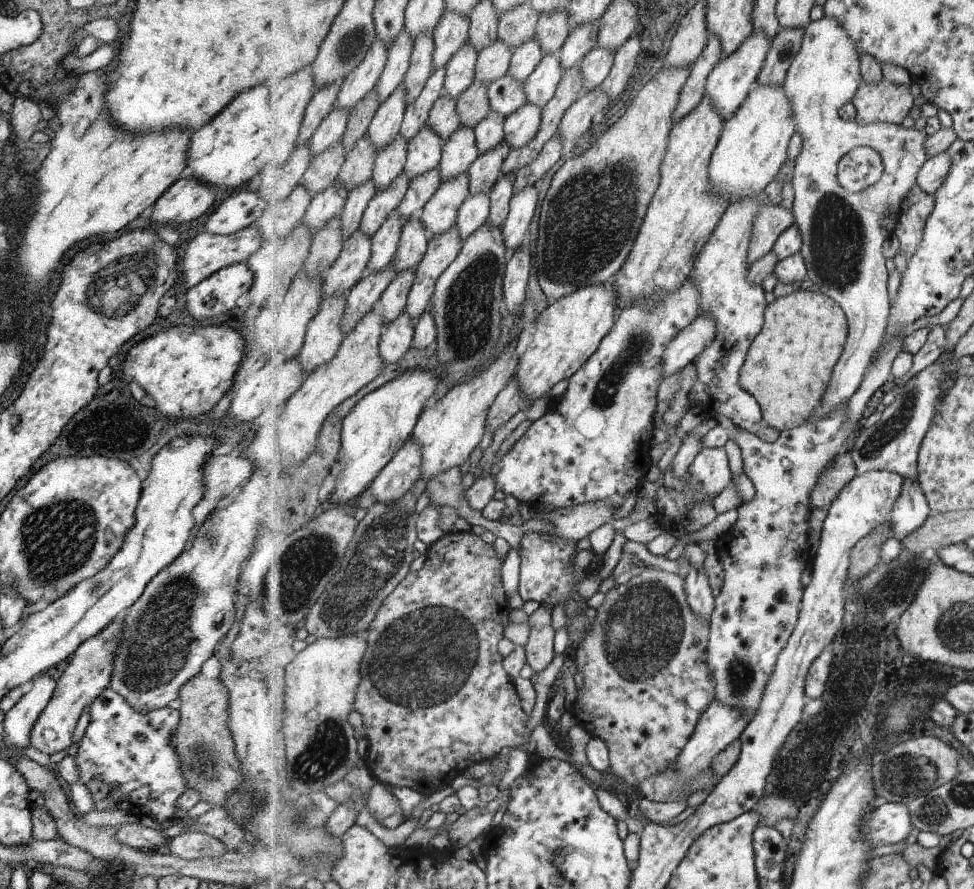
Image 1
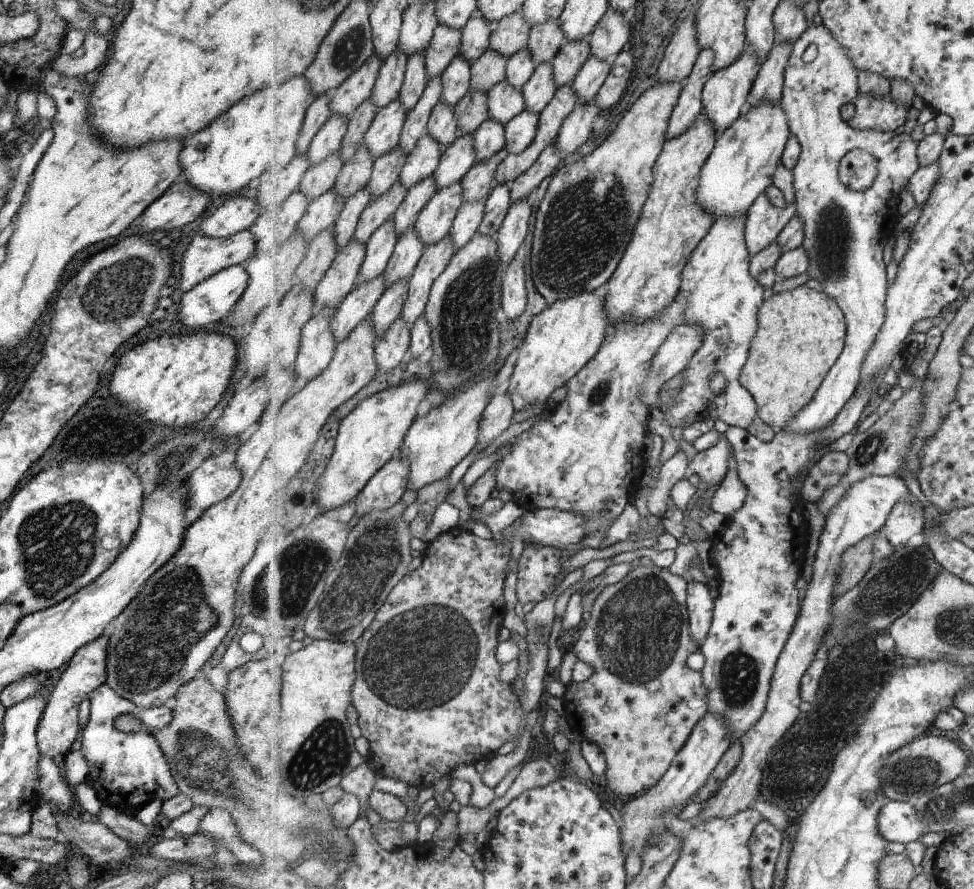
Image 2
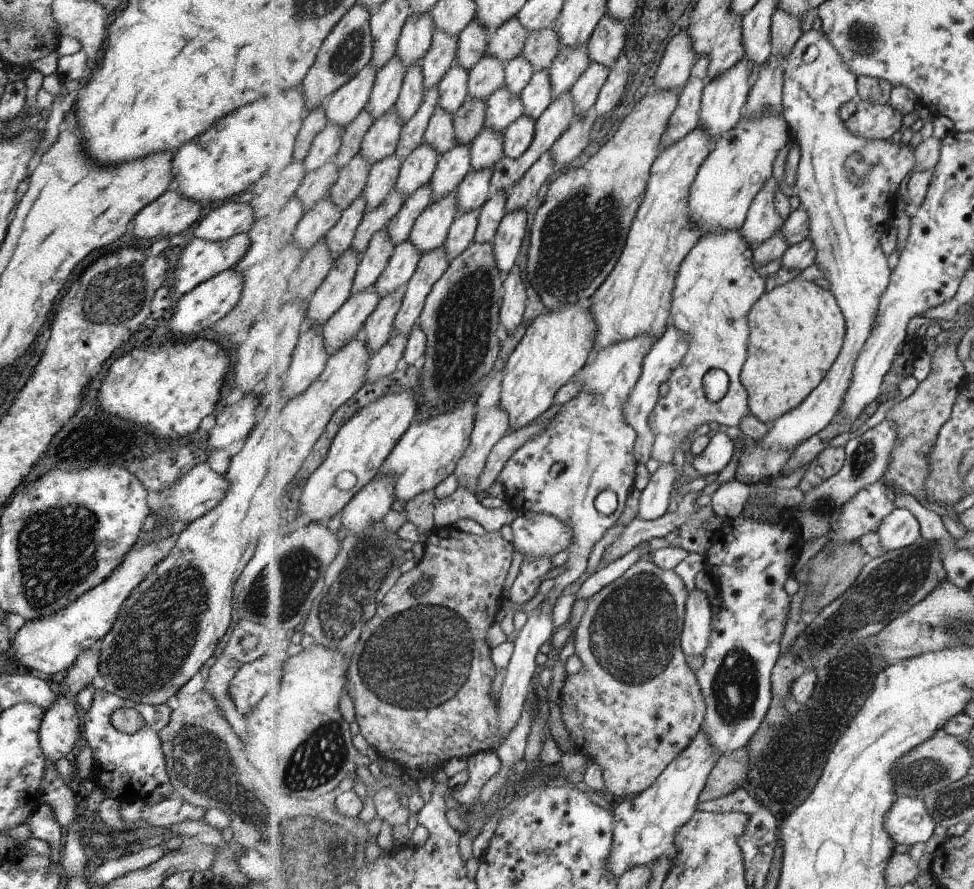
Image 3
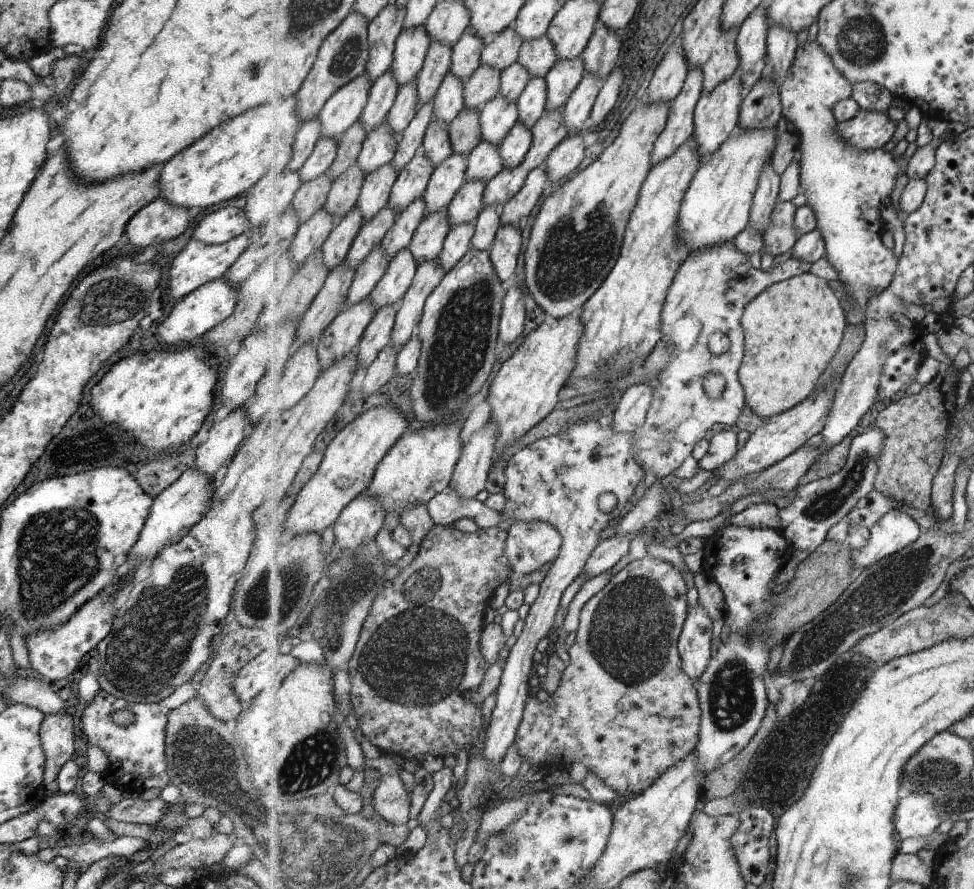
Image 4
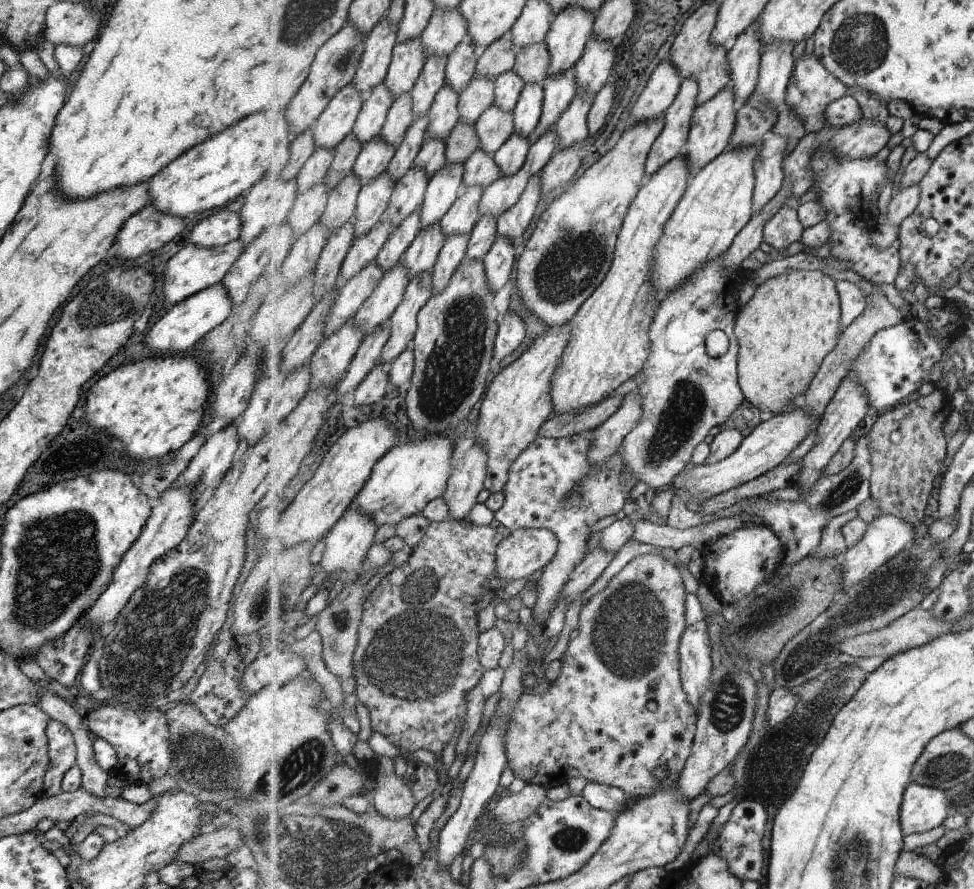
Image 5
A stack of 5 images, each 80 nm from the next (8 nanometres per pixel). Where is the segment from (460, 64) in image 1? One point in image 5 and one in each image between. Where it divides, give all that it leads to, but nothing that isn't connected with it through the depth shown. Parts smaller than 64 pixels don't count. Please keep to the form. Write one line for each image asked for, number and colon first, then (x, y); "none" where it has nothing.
2: (456, 79)
3: (453, 87)
4: (449, 102)
5: (444, 114)

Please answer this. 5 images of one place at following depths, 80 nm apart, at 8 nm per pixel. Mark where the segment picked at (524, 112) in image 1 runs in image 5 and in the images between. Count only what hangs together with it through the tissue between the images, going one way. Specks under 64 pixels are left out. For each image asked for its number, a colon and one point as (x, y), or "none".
2: (520, 133)
3: (519, 135)
4: (514, 149)
5: (511, 157)

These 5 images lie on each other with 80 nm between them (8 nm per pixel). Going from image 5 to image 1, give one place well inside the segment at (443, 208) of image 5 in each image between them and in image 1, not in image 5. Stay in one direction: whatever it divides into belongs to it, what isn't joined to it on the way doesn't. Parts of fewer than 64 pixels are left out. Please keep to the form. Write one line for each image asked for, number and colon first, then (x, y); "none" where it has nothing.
1: (460, 151)
2: (457, 159)
3: (455, 165)
4: (450, 175)

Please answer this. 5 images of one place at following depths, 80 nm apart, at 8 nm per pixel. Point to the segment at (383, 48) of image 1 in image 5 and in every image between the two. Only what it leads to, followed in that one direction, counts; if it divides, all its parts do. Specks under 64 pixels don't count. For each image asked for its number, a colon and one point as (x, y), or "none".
2: (359, 87)
3: (342, 107)
4: (346, 107)
5: (338, 120)

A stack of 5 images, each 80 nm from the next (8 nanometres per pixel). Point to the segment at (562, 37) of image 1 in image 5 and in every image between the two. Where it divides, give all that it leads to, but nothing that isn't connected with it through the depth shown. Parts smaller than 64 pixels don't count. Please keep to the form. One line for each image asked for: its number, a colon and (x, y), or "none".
2: (547, 39)
3: (541, 48)
4: (538, 56)
5: (532, 64)

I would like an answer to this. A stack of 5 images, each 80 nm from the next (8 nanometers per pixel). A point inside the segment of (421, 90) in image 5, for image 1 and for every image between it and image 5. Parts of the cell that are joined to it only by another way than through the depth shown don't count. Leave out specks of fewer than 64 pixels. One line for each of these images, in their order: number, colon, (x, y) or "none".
1: (452, 32)
2: (446, 44)
3: (444, 49)
4: (438, 63)

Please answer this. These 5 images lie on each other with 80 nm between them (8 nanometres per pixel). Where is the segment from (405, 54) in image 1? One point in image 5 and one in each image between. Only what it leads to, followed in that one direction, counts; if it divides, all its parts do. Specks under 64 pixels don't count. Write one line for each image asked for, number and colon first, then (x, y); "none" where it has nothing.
2: (390, 81)
3: (389, 80)
4: (384, 92)
5: (372, 119)

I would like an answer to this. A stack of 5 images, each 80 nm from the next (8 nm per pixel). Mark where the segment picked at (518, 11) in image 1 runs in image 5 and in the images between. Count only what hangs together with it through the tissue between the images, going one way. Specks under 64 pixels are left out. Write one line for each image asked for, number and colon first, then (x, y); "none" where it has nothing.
2: (511, 34)
3: (508, 41)
4: (503, 50)
5: (499, 57)

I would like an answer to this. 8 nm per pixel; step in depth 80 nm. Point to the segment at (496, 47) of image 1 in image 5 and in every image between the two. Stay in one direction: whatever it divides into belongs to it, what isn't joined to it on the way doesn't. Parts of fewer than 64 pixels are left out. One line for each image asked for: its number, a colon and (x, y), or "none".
2: (489, 70)
3: (489, 74)
4: (485, 83)
5: (479, 94)

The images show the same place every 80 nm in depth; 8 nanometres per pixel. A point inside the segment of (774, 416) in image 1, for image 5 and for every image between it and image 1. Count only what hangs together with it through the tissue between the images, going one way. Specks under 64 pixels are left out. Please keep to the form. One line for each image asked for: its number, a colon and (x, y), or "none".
2: (802, 334)
3: (797, 330)
4: (792, 331)
5: (791, 323)

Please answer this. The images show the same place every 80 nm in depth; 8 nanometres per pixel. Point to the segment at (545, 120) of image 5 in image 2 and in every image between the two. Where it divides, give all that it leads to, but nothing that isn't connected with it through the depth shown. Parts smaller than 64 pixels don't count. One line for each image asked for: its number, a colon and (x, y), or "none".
2: (568, 62)
3: (571, 61)
4: (562, 79)

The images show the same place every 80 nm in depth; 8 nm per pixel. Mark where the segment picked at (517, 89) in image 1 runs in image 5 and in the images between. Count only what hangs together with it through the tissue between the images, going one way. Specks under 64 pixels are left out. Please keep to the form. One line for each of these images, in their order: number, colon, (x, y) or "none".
2: (505, 102)
3: (503, 107)
4: (498, 117)
5: (495, 126)

